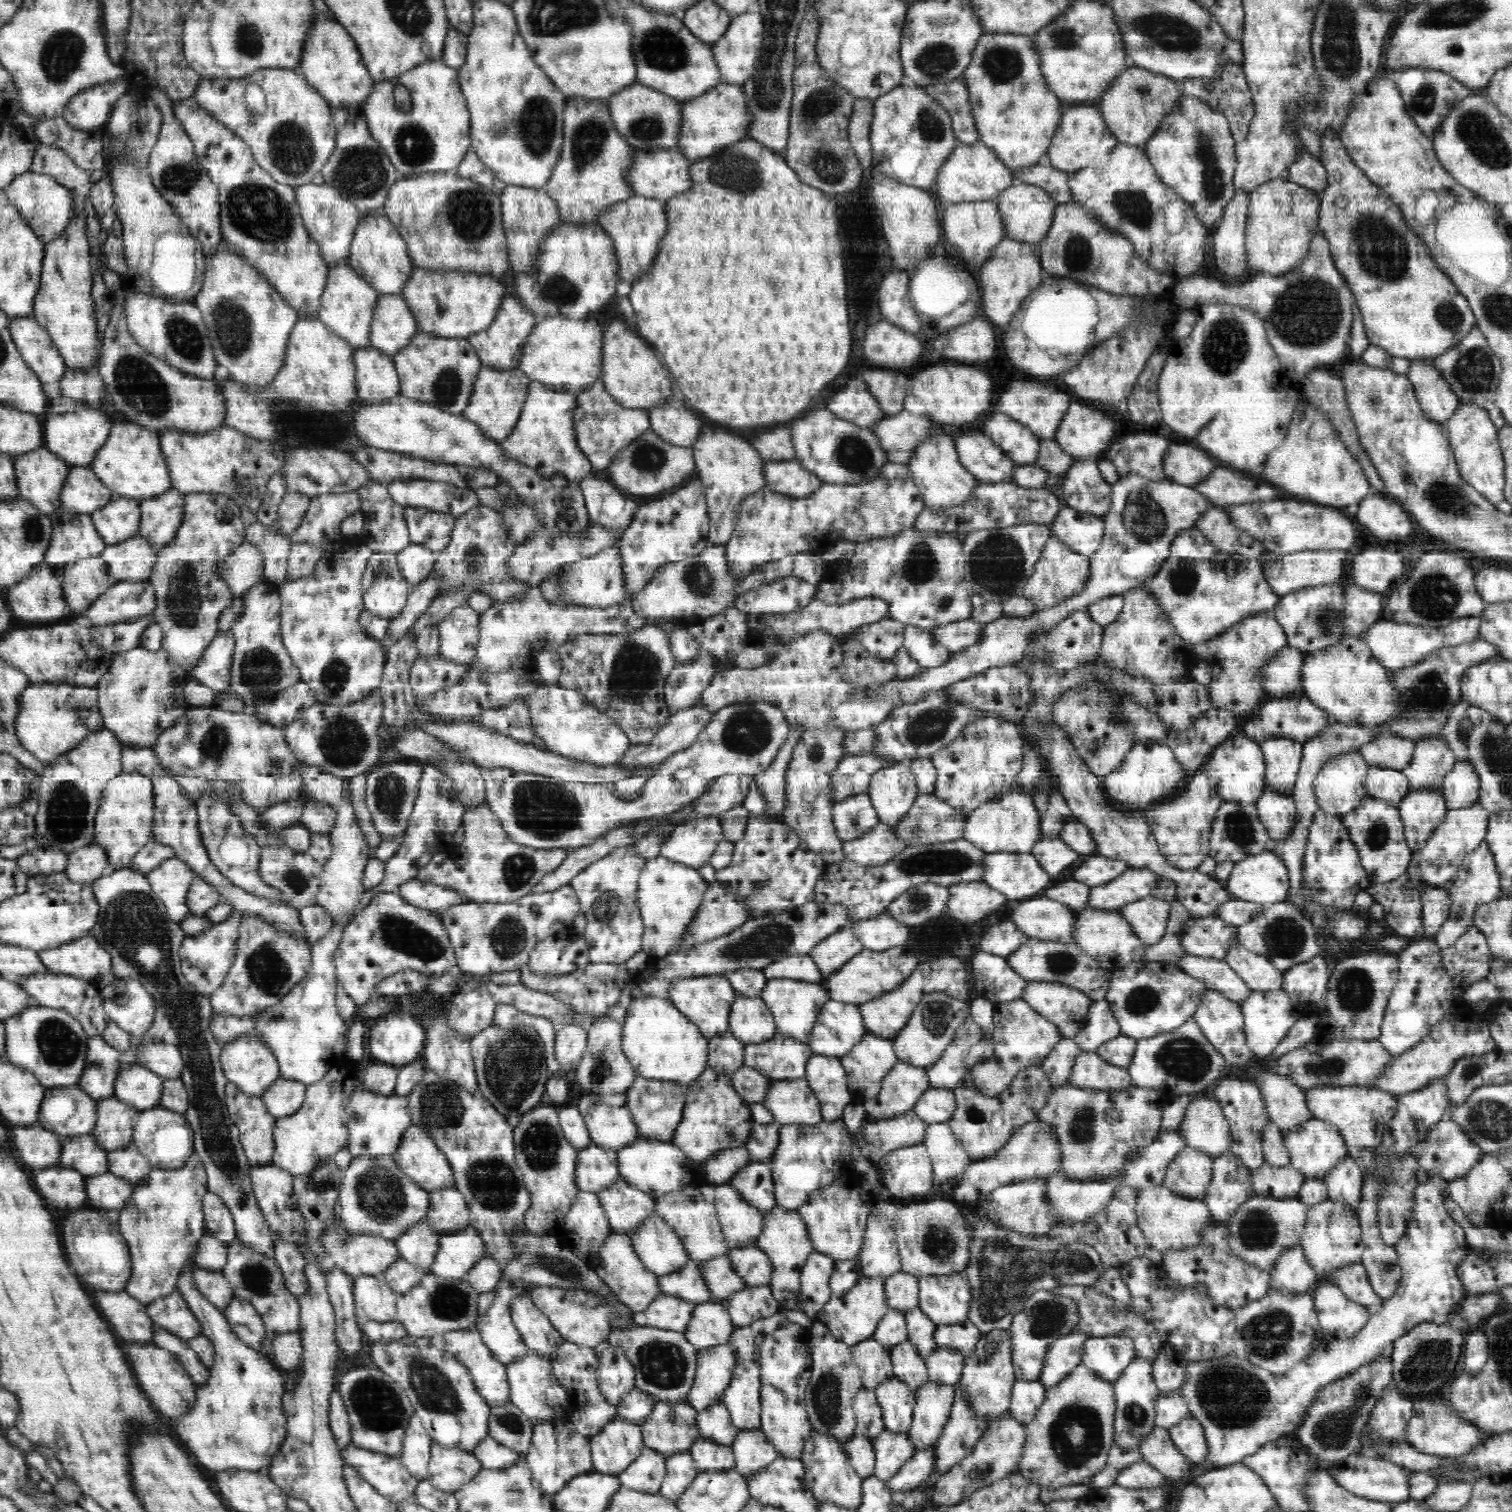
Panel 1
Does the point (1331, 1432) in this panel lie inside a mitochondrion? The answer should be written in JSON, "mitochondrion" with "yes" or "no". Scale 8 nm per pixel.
{"mitochondrion":"yes"}

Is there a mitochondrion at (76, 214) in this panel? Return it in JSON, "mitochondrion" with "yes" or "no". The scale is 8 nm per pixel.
{"mitochondrion":"no"}

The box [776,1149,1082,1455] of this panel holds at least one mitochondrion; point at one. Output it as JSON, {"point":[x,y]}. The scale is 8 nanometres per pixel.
{"point":[826,1392]}

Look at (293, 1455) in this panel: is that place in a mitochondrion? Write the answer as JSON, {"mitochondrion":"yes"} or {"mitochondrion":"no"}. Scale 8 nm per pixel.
{"mitochondrion":"no"}

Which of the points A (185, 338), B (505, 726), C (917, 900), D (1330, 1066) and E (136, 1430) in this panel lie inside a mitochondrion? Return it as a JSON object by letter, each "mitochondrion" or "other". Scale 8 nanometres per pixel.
{"A":"mitochondrion","B":"other","C":"mitochondrion","D":"mitochondrion","E":"other"}

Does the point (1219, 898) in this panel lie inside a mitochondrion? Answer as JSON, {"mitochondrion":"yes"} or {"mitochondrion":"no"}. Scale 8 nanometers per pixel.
{"mitochondrion":"no"}

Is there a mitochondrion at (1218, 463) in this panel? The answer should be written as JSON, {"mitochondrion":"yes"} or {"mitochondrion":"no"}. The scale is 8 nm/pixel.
{"mitochondrion":"no"}

